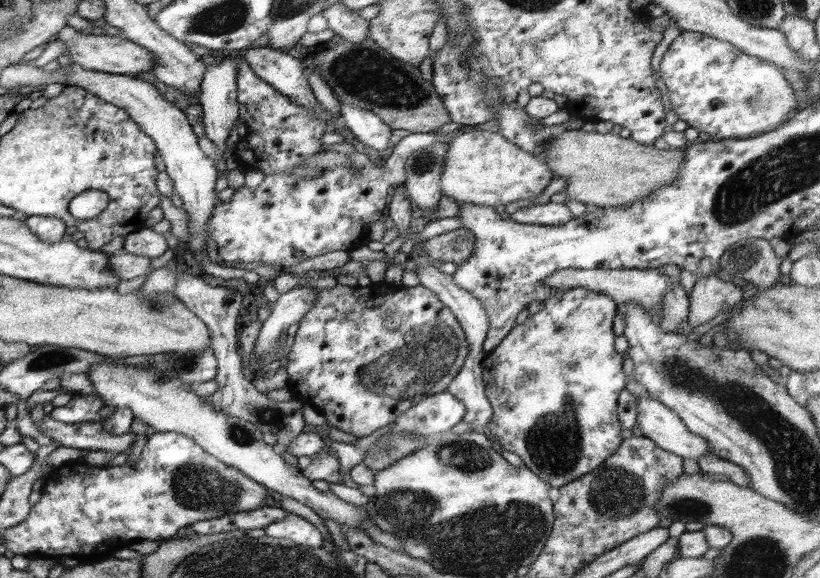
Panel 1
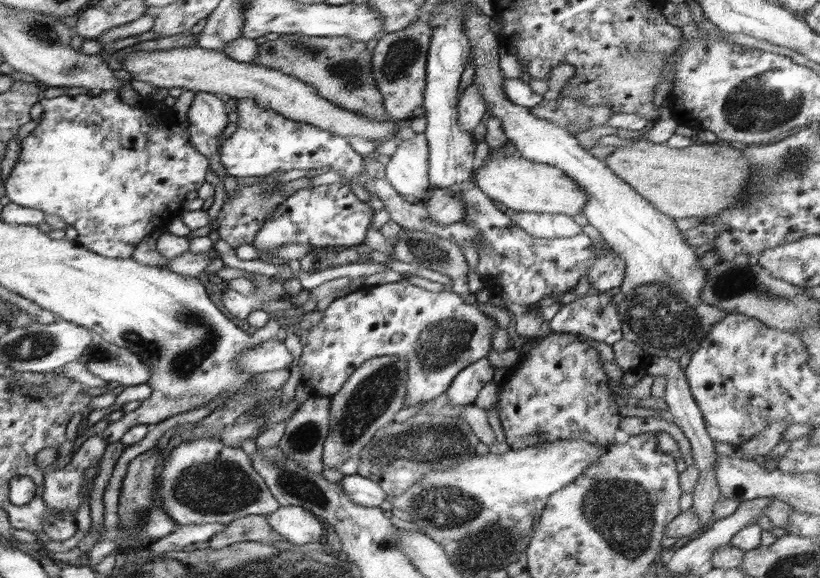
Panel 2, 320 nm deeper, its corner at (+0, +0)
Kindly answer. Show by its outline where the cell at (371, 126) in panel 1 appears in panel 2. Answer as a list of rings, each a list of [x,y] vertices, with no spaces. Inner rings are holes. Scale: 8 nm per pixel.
[[[418,133],[413,138],[402,140],[394,146],[394,155],[385,166],[384,179],[403,197],[412,196],[417,202],[424,203],[432,193],[429,177],[429,146],[424,133]]]

